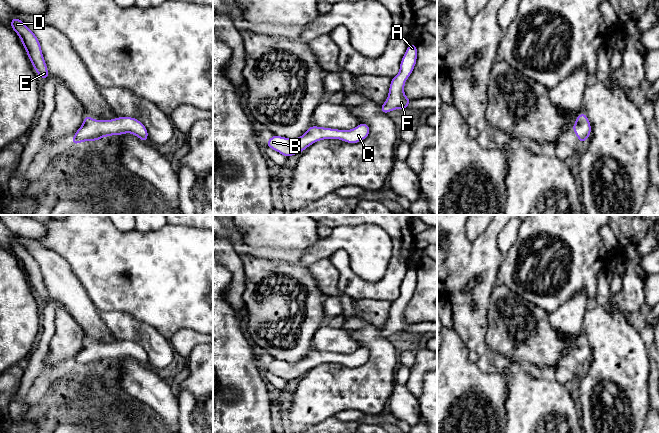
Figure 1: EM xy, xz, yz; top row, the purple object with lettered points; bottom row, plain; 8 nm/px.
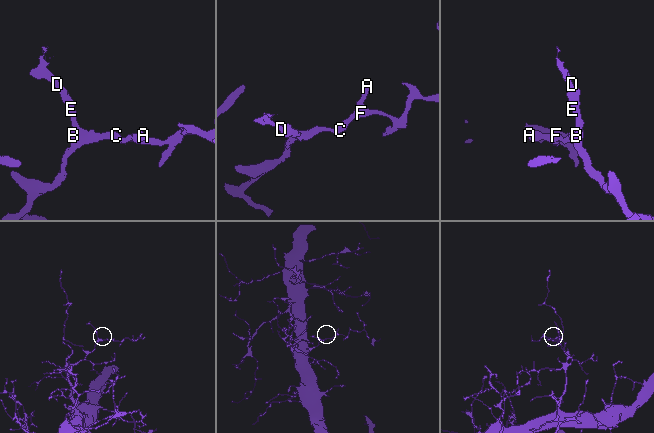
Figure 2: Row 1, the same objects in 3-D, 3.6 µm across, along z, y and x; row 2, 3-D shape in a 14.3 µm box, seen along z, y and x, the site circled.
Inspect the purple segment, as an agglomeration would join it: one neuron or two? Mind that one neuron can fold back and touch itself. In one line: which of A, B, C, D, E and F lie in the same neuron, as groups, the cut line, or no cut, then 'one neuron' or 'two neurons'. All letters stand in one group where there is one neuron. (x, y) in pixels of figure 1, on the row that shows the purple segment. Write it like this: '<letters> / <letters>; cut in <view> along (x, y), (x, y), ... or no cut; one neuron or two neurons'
A B C D E F; no cut; one neuron

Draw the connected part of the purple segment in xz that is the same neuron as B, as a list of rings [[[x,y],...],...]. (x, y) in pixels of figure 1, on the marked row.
[[[360,123],[351,130],[331,129],[312,125],[304,135],[295,139],[273,134],[265,145],[288,158],[292,155],[301,153],[313,143],[323,139],[340,139],[347,143],[354,144],[367,138],[369,132],[370,127],[367,123]]]

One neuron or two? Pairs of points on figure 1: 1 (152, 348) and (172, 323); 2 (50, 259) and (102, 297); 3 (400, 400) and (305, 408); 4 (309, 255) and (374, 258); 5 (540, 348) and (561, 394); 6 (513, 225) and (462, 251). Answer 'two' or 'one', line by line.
1: two
2: two
3: two
4: one
5: two
6: two

